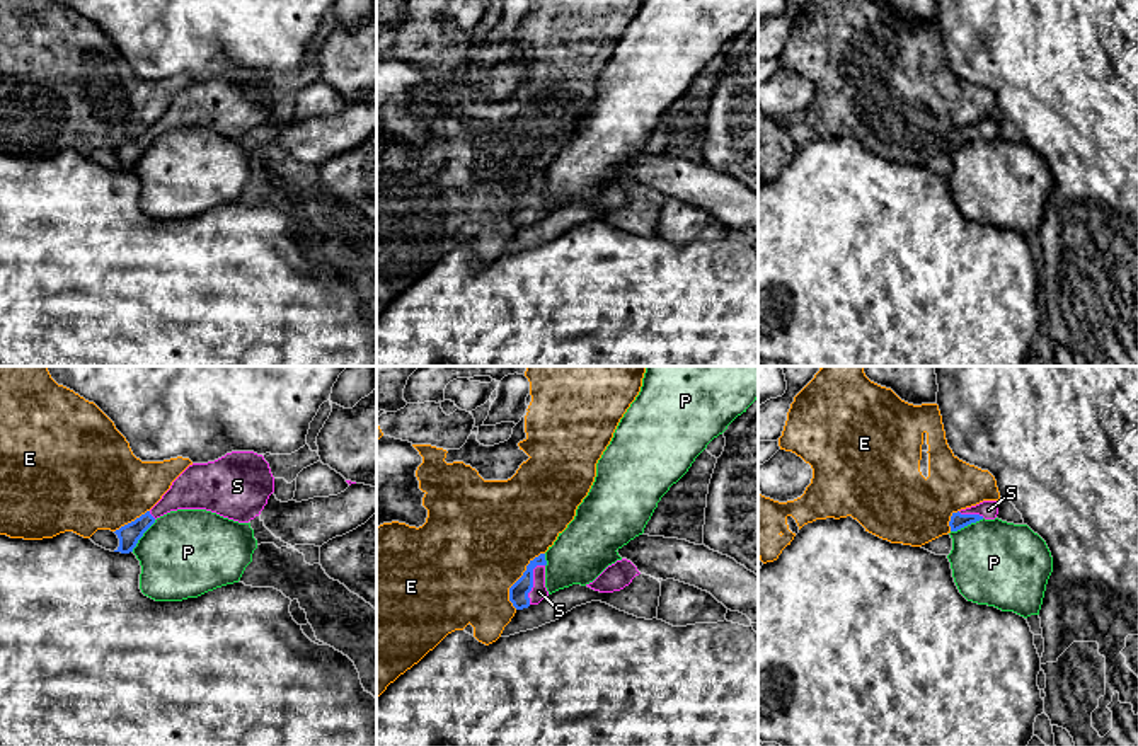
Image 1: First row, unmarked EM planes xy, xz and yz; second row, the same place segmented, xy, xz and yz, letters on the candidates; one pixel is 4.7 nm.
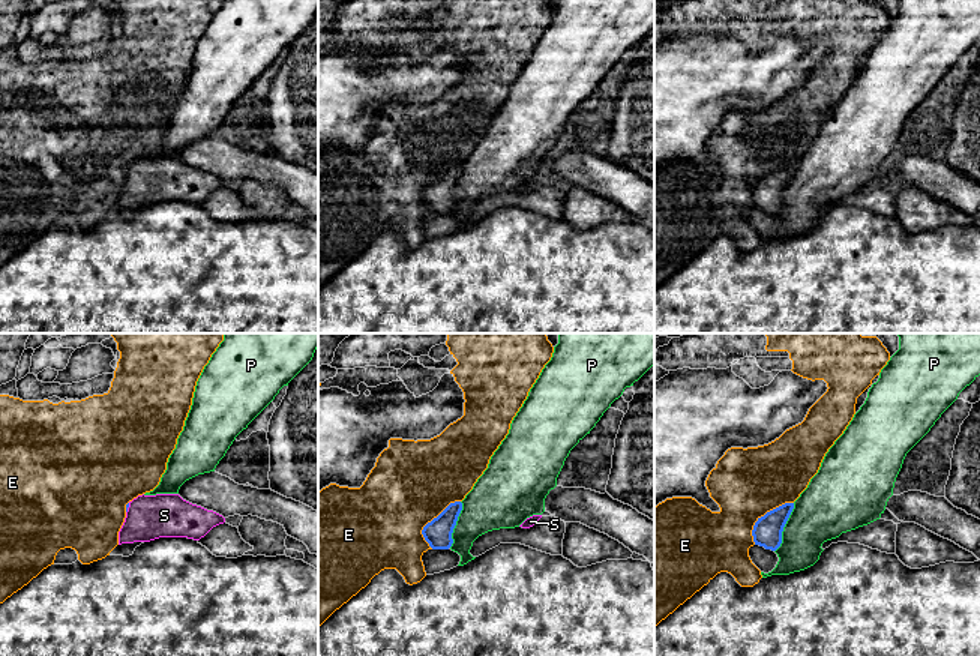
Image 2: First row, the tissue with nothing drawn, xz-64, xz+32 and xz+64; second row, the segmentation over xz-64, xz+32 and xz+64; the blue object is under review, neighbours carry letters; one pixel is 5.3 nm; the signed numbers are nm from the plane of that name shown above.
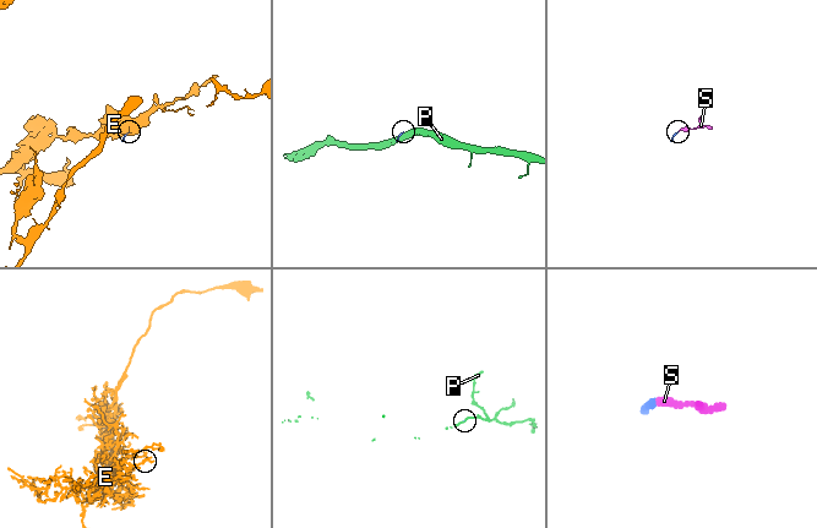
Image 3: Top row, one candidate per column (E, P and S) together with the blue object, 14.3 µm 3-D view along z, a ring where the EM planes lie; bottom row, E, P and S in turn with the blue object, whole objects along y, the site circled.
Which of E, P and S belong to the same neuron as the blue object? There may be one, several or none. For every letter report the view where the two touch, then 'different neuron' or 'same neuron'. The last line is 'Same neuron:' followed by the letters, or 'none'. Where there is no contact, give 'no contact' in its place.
E: contact in xz; different neuron
P: contact in yz; different neuron
S: contact in xz; same neuron
Same neuron: S

